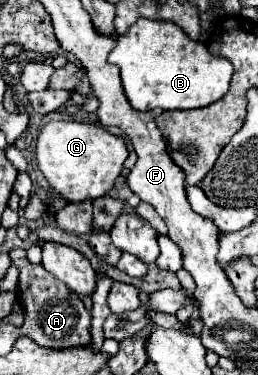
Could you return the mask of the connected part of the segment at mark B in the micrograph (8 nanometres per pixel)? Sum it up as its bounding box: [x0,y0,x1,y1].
[108,18,234,110]

